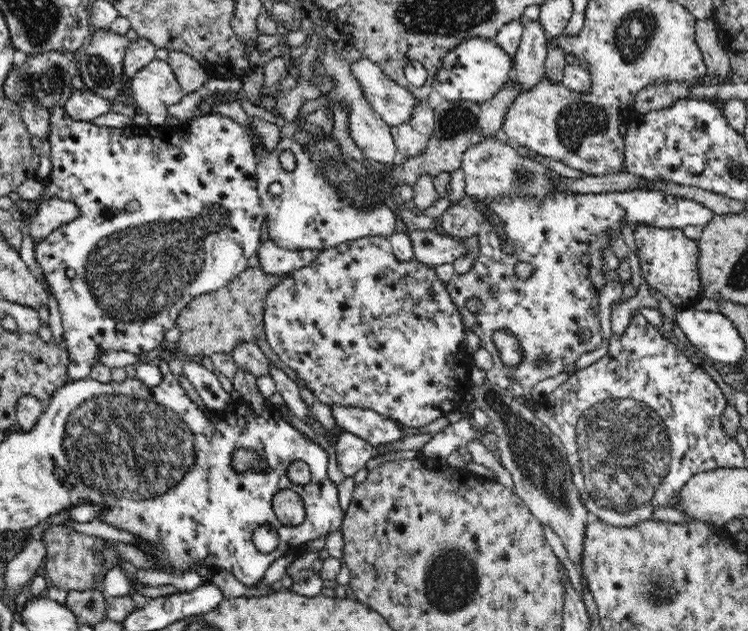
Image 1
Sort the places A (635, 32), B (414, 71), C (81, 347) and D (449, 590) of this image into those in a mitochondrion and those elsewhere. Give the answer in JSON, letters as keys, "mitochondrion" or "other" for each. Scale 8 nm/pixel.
{"A":"mitochondrion","B":"other","C":"other","D":"mitochondrion"}

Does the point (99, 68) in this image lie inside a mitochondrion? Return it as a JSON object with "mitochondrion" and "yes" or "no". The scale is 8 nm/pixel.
{"mitochondrion":"yes"}

